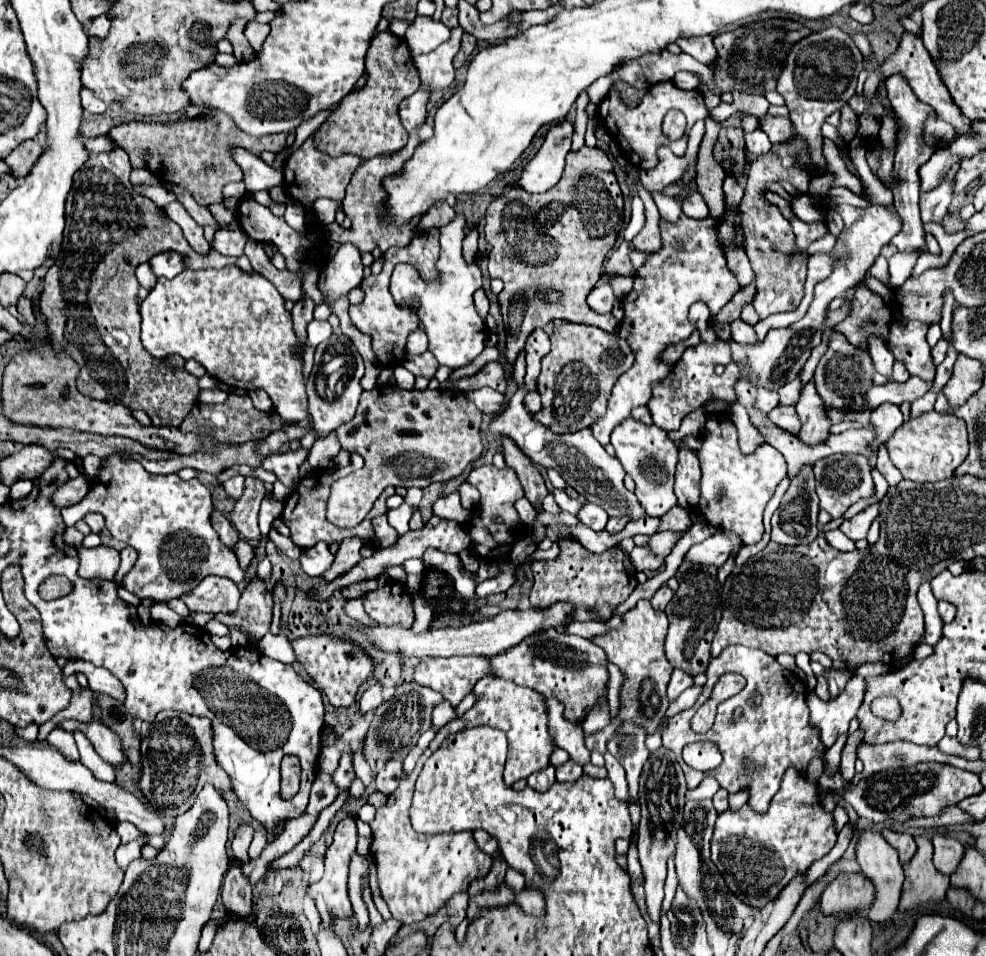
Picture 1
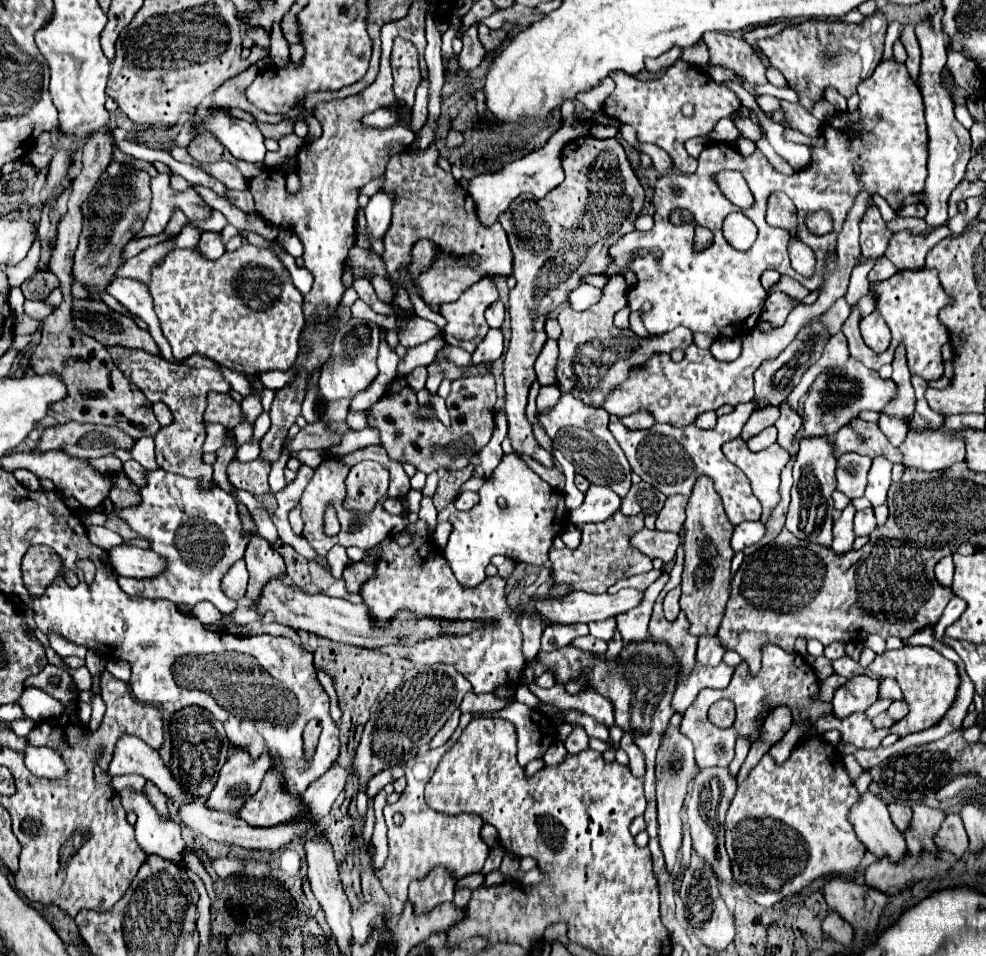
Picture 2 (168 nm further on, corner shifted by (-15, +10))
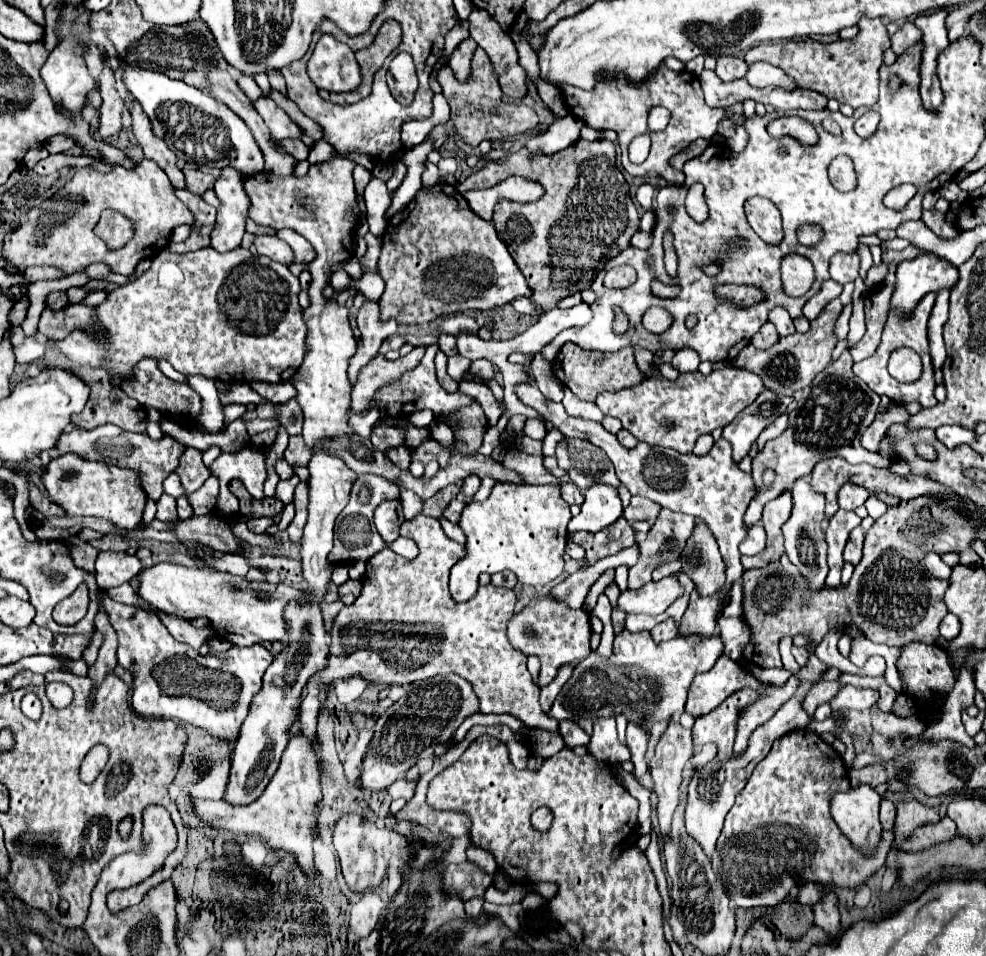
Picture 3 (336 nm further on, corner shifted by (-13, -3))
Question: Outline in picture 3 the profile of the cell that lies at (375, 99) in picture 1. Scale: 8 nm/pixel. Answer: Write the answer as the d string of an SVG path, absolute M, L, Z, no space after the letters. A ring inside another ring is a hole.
M400 52L394 56L388 68L388 88L392 96L400 104L412 104L414 94L418 90L418 78L416 78L416 68L412 62L412 56L408 52Z

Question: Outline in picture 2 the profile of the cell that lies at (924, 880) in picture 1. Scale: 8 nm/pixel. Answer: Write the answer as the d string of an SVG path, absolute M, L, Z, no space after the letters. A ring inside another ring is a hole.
M914 805L912 813L914 813L912 823L910 823L908 831L904 831L908 853L918 855L924 849L926 851L936 851L934 835L938 831L940 823L944 821L946 813L942 809L928 807L928 805Z

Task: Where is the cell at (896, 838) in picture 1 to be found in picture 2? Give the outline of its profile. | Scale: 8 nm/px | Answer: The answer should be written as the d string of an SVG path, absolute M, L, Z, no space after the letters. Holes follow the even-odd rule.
M890 803L888 811L890 811L890 817L892 817L892 823L900 831L906 831L908 825L910 825L910 819L912 819L912 811L906 805L898 805L898 803Z

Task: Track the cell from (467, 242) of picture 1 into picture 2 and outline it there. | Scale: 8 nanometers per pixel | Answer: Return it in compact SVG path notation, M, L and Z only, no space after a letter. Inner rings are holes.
M568 101L568 103L562 103L560 107L562 111L562 127L548 139L548 143L536 151L532 151L530 155L522 157L522 159L516 159L512 163L506 163L502 169L494 171L494 173L486 173L486 175L476 175L468 181L470 185L470 195L472 199L476 201L476 207L478 207L478 217L482 223L494 223L496 217L522 193L532 193L534 197L542 199L546 197L554 187L558 187L562 181L564 181L564 171L562 171L562 165L560 165L560 155L562 155L562 147L580 137L580 135L588 135L590 133L590 127L592 123L596 124L613 124L620 127L621 123L612 119L607 115L604 115L602 111L598 111L594 115L594 119L590 123L582 123L576 119L576 113L574 113L574 103Z

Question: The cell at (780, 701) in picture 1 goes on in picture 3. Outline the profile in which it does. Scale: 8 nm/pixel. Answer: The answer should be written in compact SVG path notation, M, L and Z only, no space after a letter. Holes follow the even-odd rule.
M744 688L740 692L734 692L724 700L718 708L712 712L696 718L696 724L692 728L692 742L694 746L702 744L716 744L718 762L726 762L732 756L734 736L736 736L736 724L740 718L740 712L754 704L758 700L760 692L754 692L752 688Z

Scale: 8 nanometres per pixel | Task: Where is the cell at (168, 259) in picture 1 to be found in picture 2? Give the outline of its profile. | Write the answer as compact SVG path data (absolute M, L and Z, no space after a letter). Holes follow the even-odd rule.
M208 231L208 233L202 233L200 243L196 245L196 249L198 249L204 257L208 257L208 259L218 259L220 255L224 255L226 245L224 245L224 241L222 241L220 231Z

